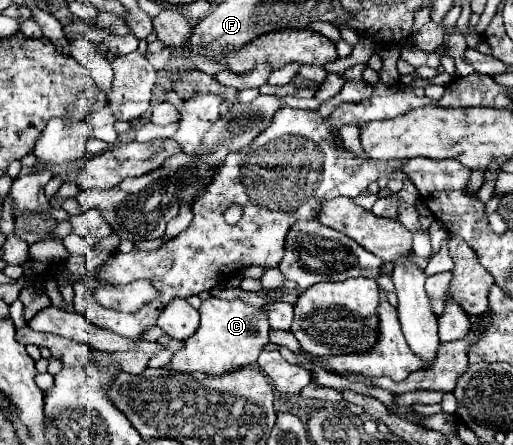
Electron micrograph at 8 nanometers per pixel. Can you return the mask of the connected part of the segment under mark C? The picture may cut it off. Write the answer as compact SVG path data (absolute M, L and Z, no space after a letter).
M208 298L198 308L200 312L200 326L196 334L192 334L188 340L184 340L184 348L178 350L170 362L166 364L168 370L176 372L204 372L210 376L220 376L224 372L240 370L250 364L256 364L260 352L270 342L268 332L268 316L264 314L264 308L254 308L244 304L242 300L220 300L220 298Z

